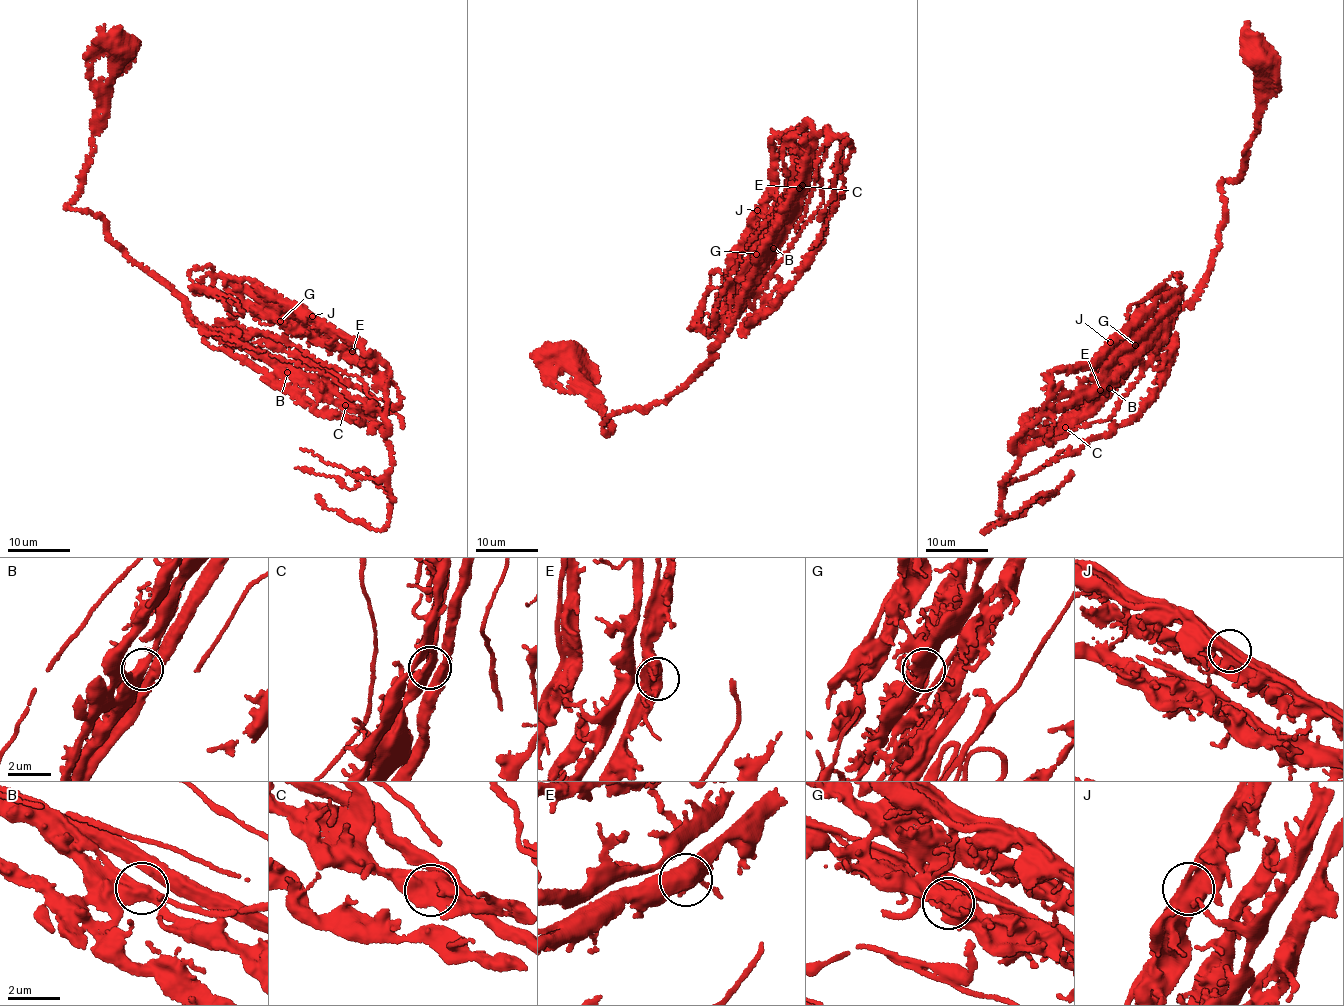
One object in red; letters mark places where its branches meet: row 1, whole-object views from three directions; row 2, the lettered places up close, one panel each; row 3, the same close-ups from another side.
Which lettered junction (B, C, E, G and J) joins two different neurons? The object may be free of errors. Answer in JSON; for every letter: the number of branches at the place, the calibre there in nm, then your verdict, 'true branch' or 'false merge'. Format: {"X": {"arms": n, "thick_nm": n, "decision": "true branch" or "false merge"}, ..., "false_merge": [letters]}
{"B": {"arms": 3, "thick_nm": 400, "decision": "true branch"}, "C": {"arms": 3, "thick_nm": 550, "decision": "true branch"}, "E": {"arms": 3, "thick_nm": 440, "decision": "true branch"}, "G": {"arms": 3, "thick_nm": 460, "decision": "true branch"}, "J": {"arms": 3, "thick_nm": 480, "decision": "true branch"}, "false_merge": []}

